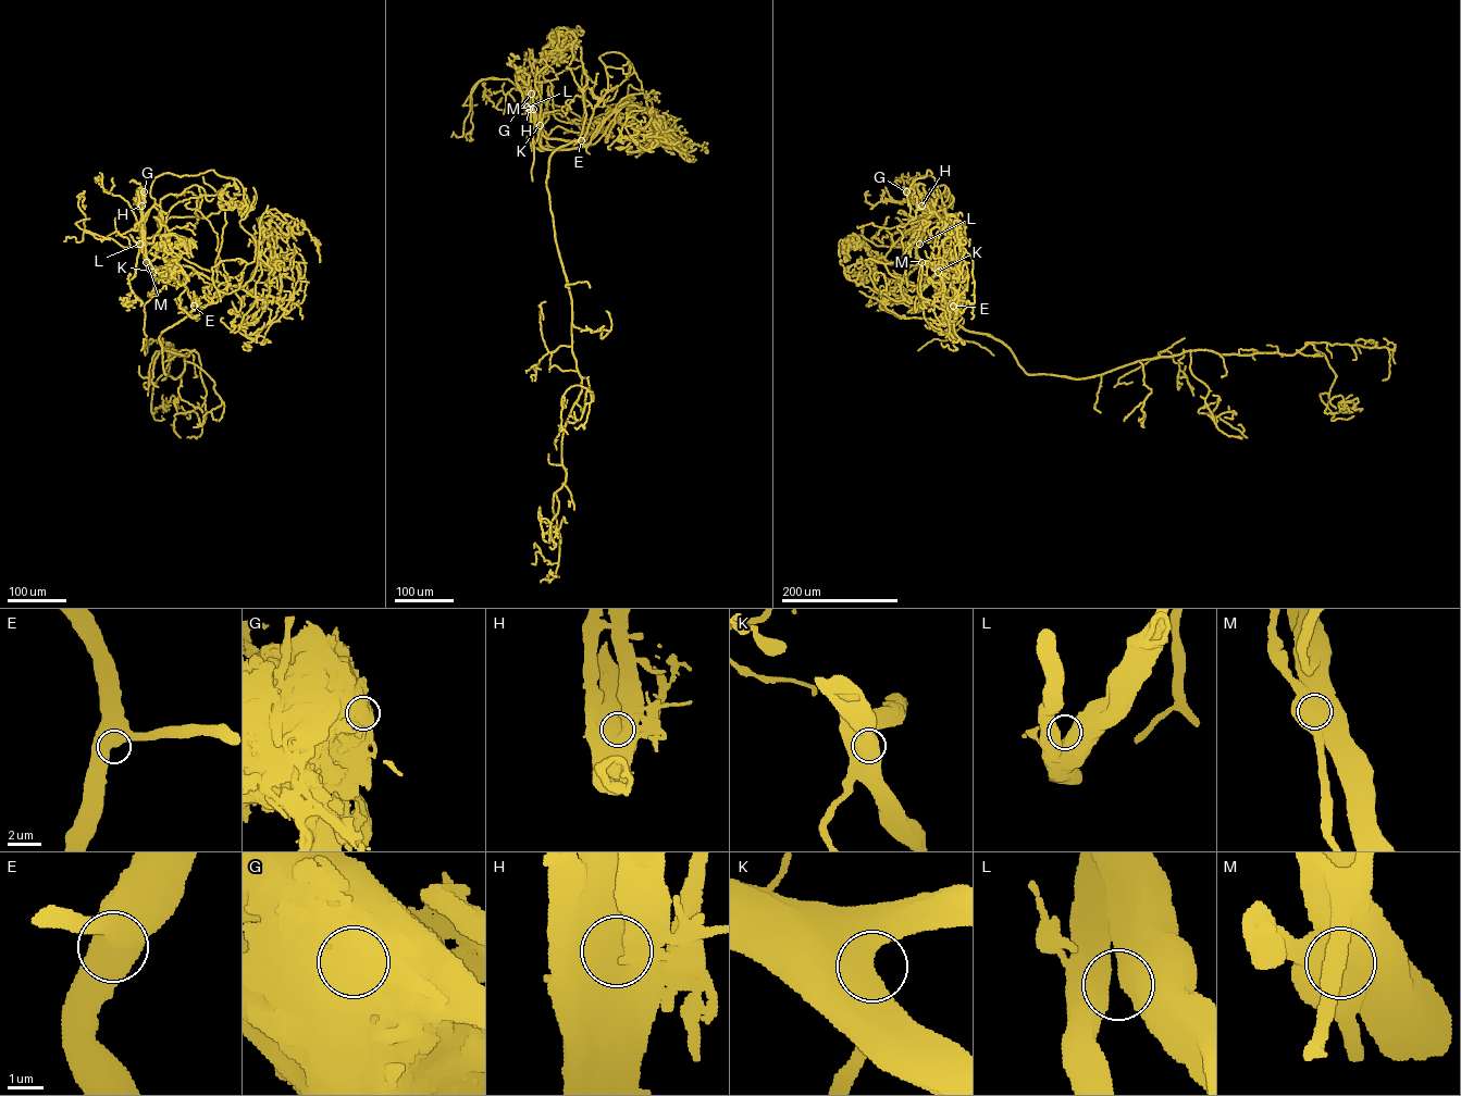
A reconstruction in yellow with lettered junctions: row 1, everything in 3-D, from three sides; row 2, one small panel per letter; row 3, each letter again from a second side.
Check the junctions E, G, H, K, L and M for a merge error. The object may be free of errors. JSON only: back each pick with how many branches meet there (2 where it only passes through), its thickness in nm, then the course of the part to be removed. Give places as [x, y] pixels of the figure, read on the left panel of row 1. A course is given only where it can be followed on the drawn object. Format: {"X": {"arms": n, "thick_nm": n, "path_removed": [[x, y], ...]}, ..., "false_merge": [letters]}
{"M": {"arms": 1, "thick_nm": 1100, "path_removed": [[146, 262], [147, 268], [168, 265]]}, "false_merge": ["M"]}

